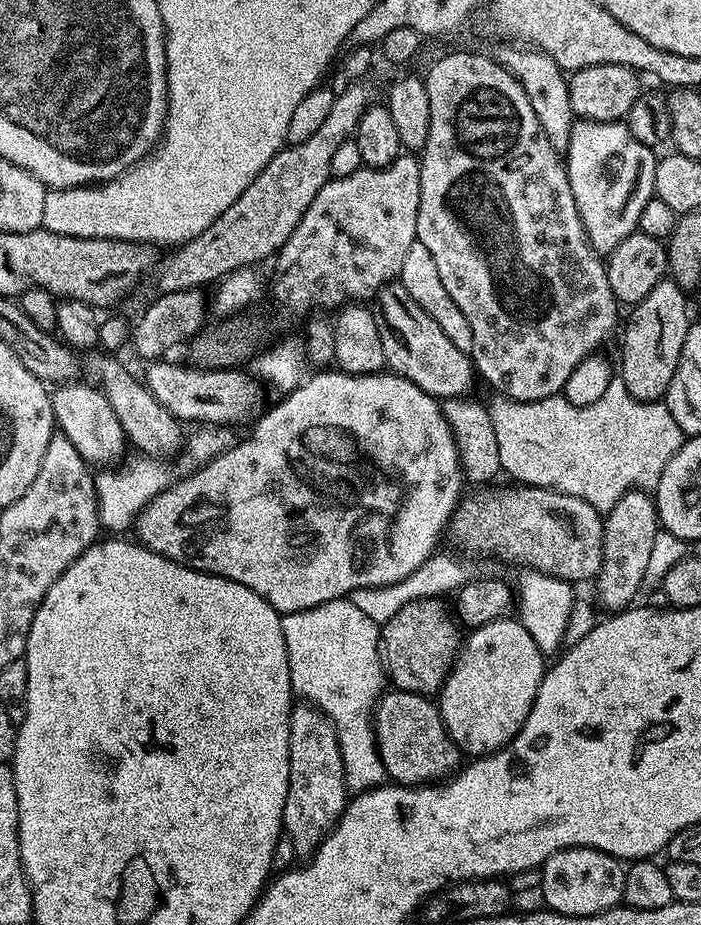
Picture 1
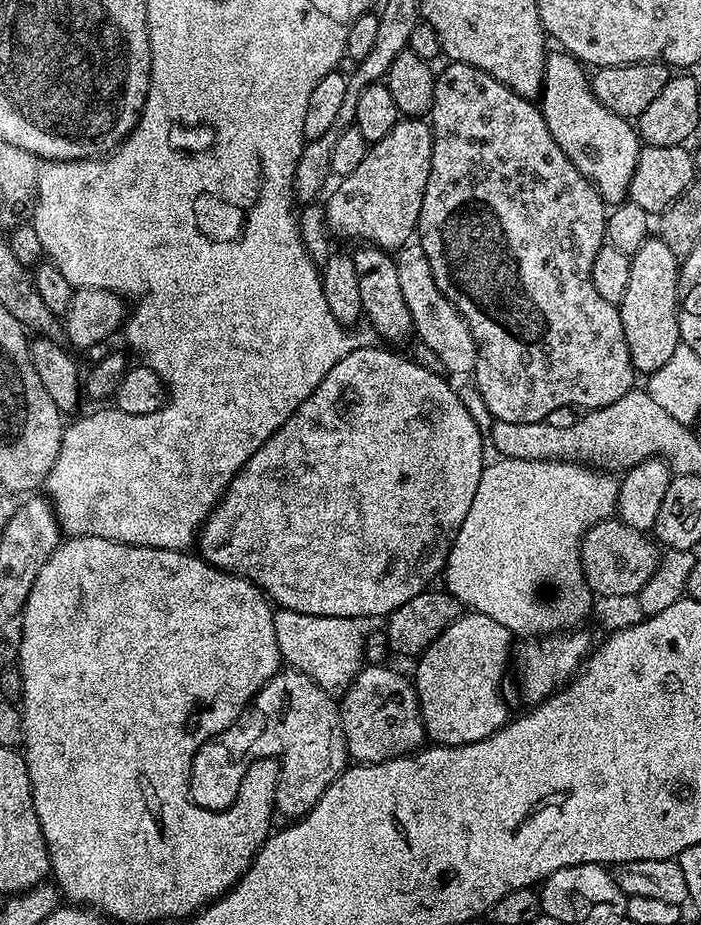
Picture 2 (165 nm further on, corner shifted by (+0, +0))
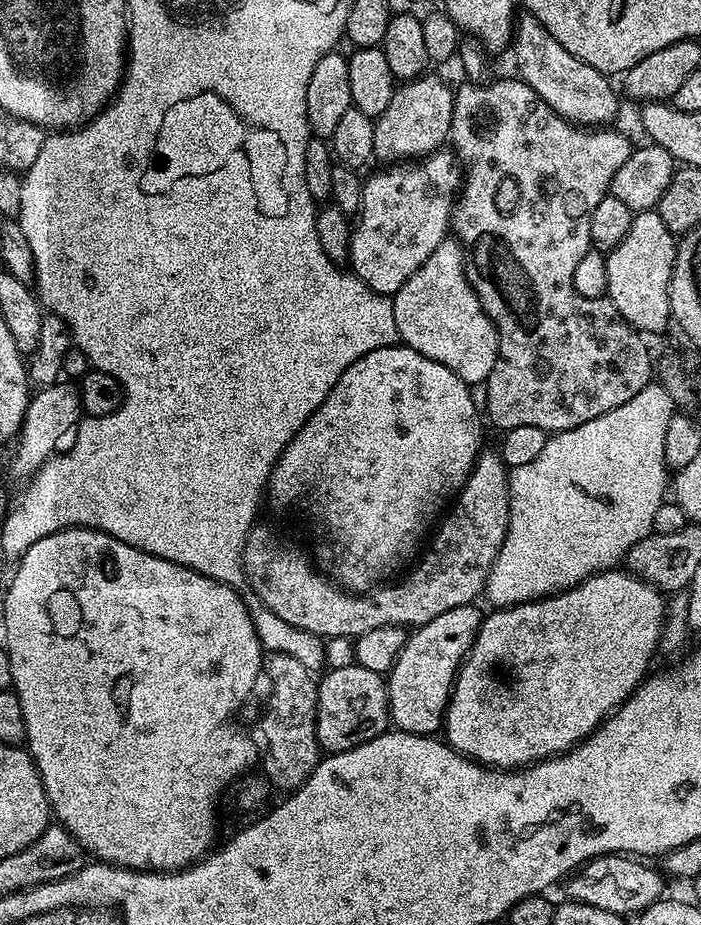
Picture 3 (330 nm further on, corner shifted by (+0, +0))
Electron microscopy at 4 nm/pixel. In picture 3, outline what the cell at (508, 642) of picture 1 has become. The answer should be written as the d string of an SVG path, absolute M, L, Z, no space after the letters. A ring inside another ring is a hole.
M475 603L454 606L454 610L438 614L438 618L415 629L405 639L391 672L386 676L388 715L399 731L419 736L430 736L441 731L456 674L480 629L482 612L476 607Z

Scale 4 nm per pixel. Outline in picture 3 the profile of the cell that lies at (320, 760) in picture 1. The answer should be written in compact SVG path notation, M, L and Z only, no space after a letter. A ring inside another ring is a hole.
M277 652L267 653L262 672L265 677L272 676L272 693L268 696L264 717L260 720L260 732L264 735L262 772L271 785L295 790L306 782L306 778L310 778L322 759L322 749L316 733L318 680L306 666L302 666L302 662L298 662L298 658Z

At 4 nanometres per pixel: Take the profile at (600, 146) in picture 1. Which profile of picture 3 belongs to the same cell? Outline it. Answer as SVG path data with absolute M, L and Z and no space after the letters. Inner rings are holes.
M524 14L515 21L514 35L510 45L511 52L513 58L516 59L516 68L520 71L517 72L519 79L524 80L526 86L530 86L530 90L534 90L534 94L538 94L538 98L542 98L542 102L550 106L550 110L554 110L572 124L581 126L608 126L613 123L612 119L620 108L621 97L618 92L618 97L616 97L616 92L608 81L611 79L605 73L594 70L594 66L586 66L586 62L574 58L574 54L570 54L570 50L560 45L554 39L554 34L550 34L550 30L546 30L546 26L538 22L538 18Z

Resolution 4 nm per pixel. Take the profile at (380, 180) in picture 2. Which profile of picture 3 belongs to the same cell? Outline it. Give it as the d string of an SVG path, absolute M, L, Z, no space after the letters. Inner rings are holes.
M425 74L415 80L401 83L390 98L390 106L374 120L374 157L377 161L391 166L397 162L412 162L439 152L449 143L450 122L454 114L454 92L436 76Z

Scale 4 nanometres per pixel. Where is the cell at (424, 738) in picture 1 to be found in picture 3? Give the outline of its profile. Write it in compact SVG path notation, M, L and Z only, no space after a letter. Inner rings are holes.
M358 663L331 669L319 677L316 693L316 733L325 753L345 752L389 731L388 685L381 673L366 670L366 666Z

